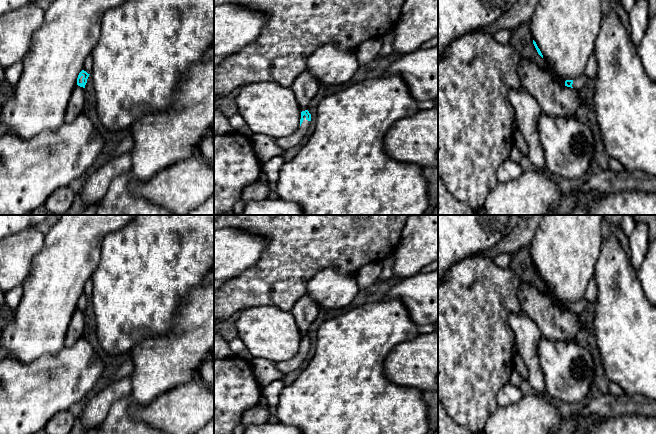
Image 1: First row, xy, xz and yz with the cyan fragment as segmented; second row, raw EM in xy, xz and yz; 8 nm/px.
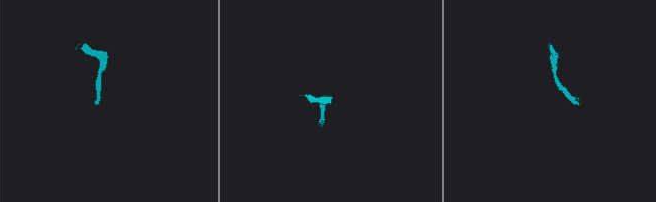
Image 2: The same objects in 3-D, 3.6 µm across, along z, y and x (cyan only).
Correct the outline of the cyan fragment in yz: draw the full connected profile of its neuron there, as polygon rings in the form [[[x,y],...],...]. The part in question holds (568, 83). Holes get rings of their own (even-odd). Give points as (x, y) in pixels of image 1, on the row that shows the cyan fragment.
[[[582,74],[574,78],[573,80],[566,80],[565,86],[580,90],[588,83],[588,80],[589,78],[586,75]]]

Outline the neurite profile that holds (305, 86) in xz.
[[[307,70],[302,72],[290,86],[294,92],[301,112],[308,110],[313,97],[319,90],[320,83]]]

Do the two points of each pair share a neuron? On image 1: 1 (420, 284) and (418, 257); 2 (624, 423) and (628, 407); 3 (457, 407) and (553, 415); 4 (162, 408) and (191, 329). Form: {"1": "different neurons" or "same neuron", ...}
{"1": "different neurons", "2": "different neurons", "3": "different neurons", "4": "different neurons"}

